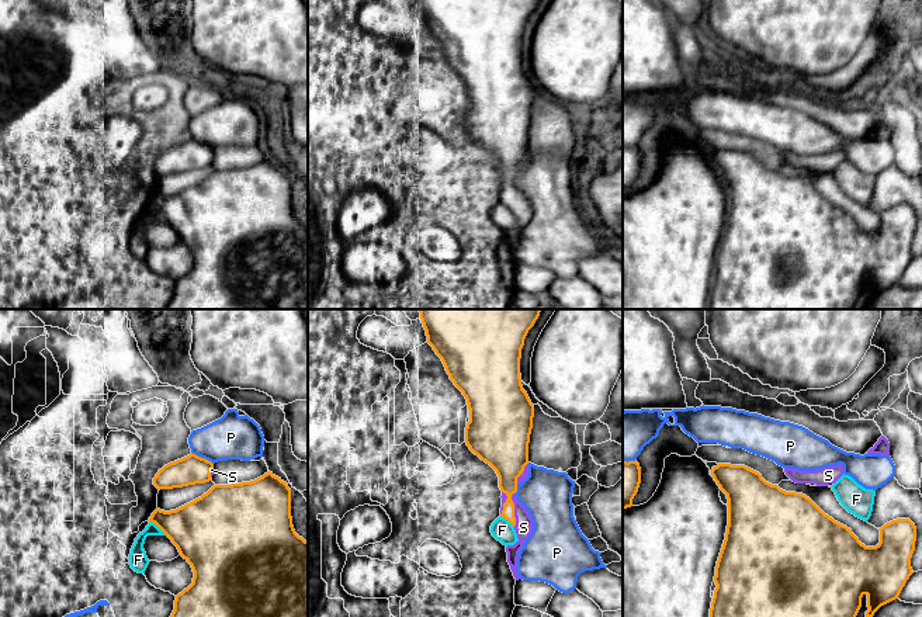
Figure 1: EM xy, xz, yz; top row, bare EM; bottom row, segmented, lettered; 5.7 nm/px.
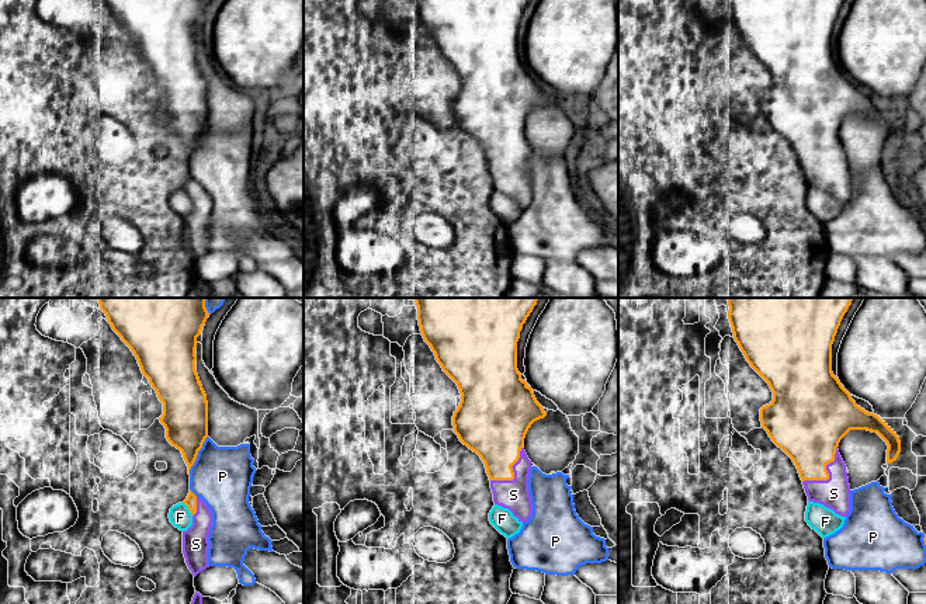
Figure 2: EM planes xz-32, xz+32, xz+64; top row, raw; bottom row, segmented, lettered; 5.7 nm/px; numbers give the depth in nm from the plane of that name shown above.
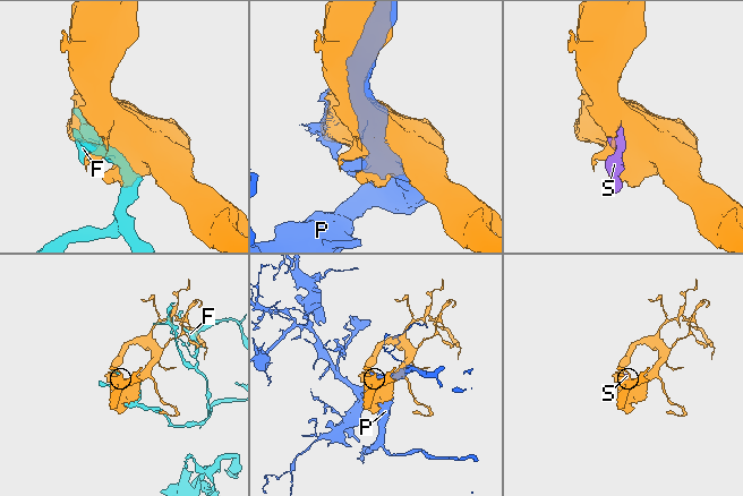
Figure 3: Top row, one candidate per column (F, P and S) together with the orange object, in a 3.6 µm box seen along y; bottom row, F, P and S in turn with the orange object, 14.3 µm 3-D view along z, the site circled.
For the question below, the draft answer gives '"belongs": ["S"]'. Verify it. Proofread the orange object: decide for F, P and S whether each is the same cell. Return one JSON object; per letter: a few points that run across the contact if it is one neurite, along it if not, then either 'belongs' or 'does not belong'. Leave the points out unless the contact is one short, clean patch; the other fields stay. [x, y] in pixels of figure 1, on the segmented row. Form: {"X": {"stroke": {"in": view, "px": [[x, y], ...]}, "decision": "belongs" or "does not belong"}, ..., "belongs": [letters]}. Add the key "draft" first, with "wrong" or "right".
{"draft": "right", "F": {"decision": "does not belong"}, "P": {"decision": "does not belong"}, "S": {"stroke": {"in": "xz", "px": [[509, 465], [509, 503], [513, 509], [523, 527]]}, "decision": "belongs"}, "belongs": ["S"]}

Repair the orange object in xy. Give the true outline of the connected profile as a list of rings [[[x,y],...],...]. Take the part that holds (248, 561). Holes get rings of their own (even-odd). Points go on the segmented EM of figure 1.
[[[267,472],[263,476],[242,483],[214,485],[201,498],[170,512],[156,509],[149,521],[155,523],[177,547],[180,555],[191,565],[193,583],[176,596],[170,617],[308,617],[308,541],[299,537],[292,526],[291,489],[287,482]]]

